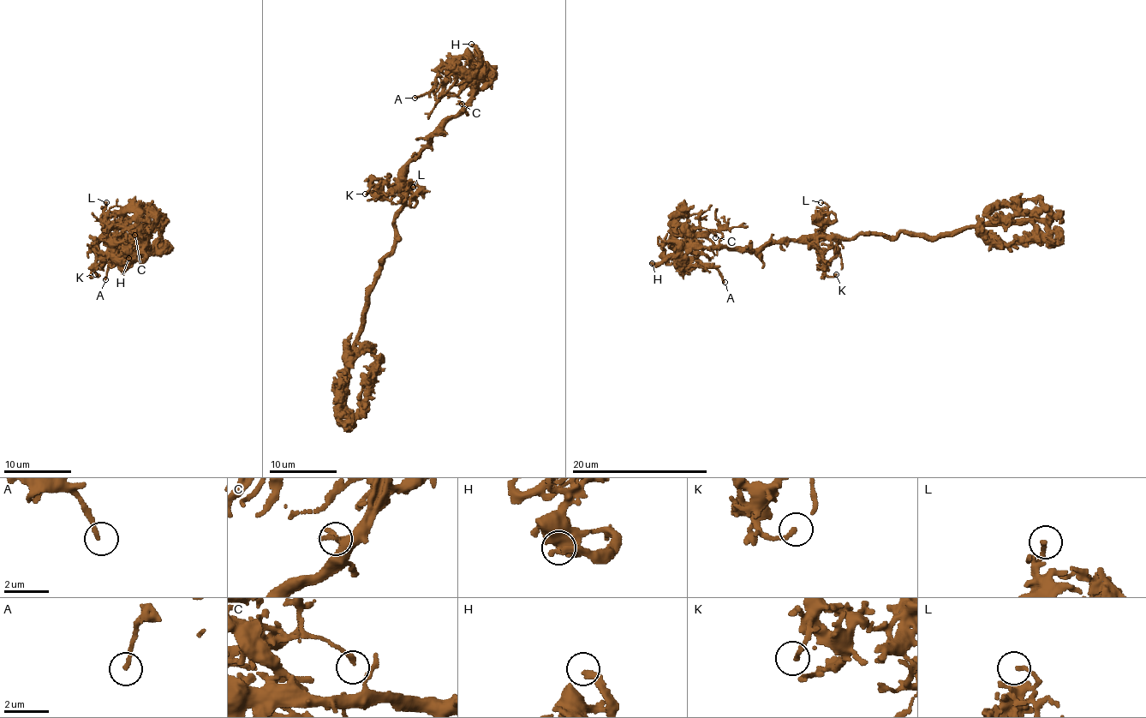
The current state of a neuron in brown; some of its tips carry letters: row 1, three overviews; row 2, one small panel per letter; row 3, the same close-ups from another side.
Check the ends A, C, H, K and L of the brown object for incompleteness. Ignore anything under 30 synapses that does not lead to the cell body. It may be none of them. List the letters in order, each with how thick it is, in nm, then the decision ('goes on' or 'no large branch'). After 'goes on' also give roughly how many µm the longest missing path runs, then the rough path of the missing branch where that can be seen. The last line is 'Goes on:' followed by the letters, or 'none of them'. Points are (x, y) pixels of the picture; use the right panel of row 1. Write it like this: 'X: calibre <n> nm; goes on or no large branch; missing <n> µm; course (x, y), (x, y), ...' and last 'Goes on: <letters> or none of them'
A: calibre 170 nm; no large branch
C: calibre 200 nm; no large branch
H: calibre 280 nm; goes on; missing 60 µm; course (652, 263), (632, 267), (623, 245), (629, 238), (621, 217), (634, 202), (657, 202), (643, 168), (631, 164)
K: calibre 170 nm; no large branch
L: calibre 170 nm; no large branch
Goes on: H

